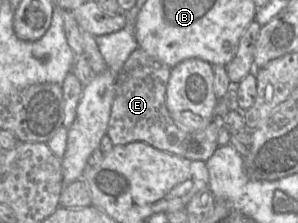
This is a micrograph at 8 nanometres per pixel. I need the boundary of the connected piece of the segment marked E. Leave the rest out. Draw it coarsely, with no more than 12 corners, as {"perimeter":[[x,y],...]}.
{"perimeter":[[137,47],[116,75],[107,135],[206,162],[230,111],[183,132],[166,106],[172,68]]}

